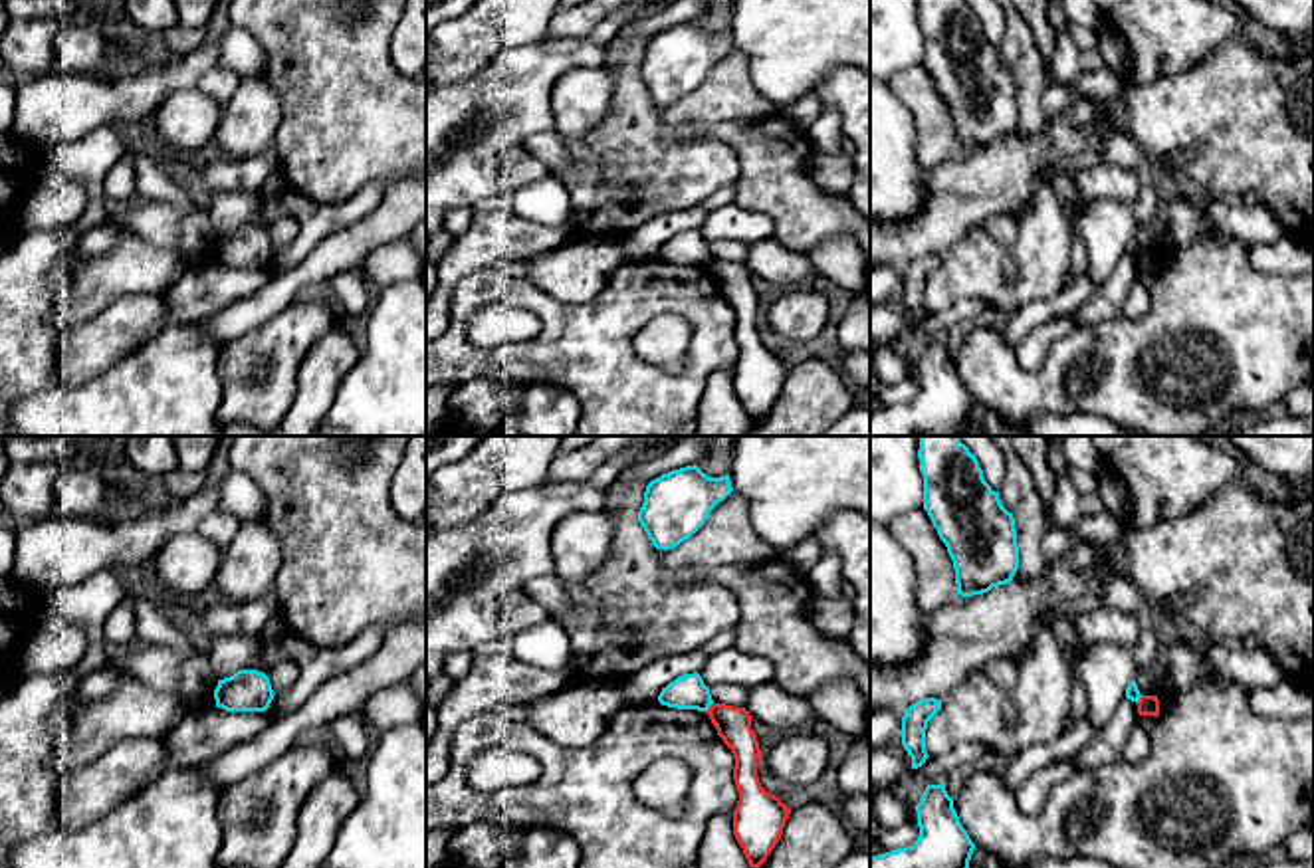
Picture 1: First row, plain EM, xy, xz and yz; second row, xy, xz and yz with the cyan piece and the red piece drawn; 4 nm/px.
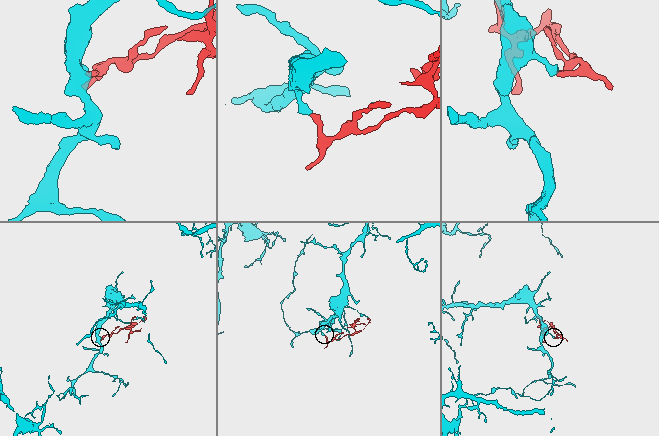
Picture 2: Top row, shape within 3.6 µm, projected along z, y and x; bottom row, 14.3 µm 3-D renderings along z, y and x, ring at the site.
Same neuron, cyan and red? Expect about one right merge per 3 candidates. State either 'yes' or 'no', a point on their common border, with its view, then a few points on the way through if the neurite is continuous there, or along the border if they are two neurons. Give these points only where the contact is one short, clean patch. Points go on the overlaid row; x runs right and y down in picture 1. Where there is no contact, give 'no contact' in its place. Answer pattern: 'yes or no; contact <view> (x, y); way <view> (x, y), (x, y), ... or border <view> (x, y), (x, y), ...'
no; contact xz (708, 708); border xz (712, 702), (706, 712)

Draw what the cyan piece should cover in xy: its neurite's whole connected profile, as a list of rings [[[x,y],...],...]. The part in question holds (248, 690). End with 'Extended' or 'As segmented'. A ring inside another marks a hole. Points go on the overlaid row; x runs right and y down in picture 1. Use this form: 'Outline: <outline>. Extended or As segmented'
Outline: [[[238,670],[214,690],[216,707],[226,711],[266,711],[274,696],[270,678],[258,670]]]. As segmented

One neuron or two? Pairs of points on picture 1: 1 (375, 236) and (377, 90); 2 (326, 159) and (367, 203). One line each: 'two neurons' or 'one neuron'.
1: two neurons
2: two neurons

